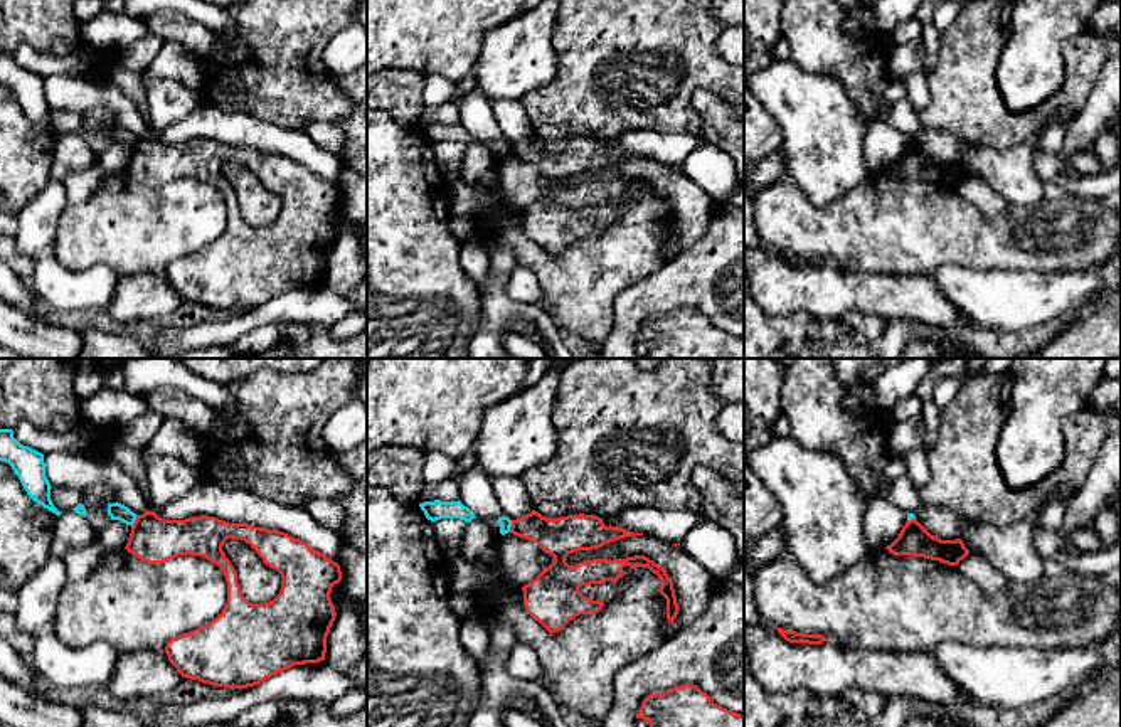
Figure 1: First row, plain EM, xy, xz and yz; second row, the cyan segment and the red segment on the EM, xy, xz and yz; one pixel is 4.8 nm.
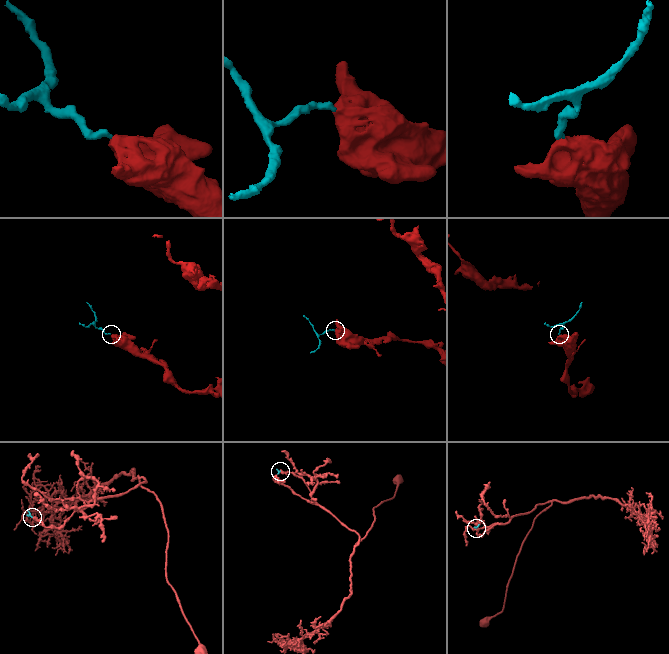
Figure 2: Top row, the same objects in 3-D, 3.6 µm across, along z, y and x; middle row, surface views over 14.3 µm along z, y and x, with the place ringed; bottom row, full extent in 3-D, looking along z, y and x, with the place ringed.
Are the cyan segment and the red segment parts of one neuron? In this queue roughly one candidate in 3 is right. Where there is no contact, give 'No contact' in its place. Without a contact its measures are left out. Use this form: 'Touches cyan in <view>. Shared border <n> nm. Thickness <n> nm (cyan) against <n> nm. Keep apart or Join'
Touches cyan in xy. Shared border 70 nm. Thickness 80 nm (cyan) against 220 nm. Keep apart

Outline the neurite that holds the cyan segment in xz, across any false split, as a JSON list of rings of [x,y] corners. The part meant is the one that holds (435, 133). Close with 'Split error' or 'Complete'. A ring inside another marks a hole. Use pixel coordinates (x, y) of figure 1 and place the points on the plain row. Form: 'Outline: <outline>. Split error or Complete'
Outline: [[[460,123],[458,125],[424,125],[419,126],[421,133],[424,135],[426,141],[431,145],[441,143],[441,141],[460,141],[466,146],[471,145],[475,136],[465,130]]]. Complete

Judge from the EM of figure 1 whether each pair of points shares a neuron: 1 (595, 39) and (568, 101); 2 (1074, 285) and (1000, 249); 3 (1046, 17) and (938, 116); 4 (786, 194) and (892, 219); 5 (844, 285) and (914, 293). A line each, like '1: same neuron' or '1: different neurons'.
1: same neuron
2: different neurons
3: different neurons
4: same neuron
5: same neuron

